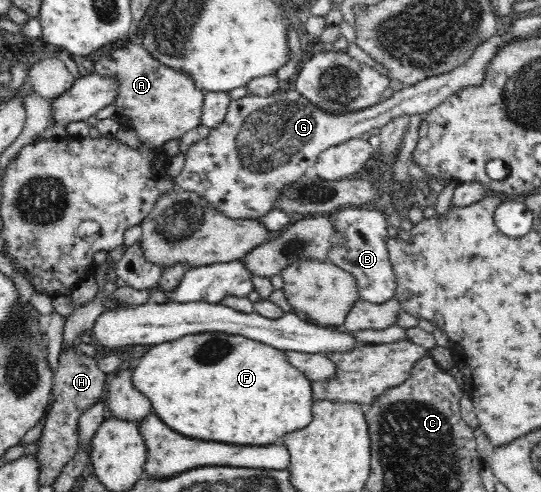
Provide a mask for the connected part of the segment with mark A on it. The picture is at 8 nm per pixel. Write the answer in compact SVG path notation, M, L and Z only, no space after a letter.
M130 42L121 49L106 51L93 63L92 72L119 77L121 88L113 101L123 109L119 124L134 129L138 138L150 148L159 149L203 123L205 92L195 86L188 74L164 65L142 44Z

